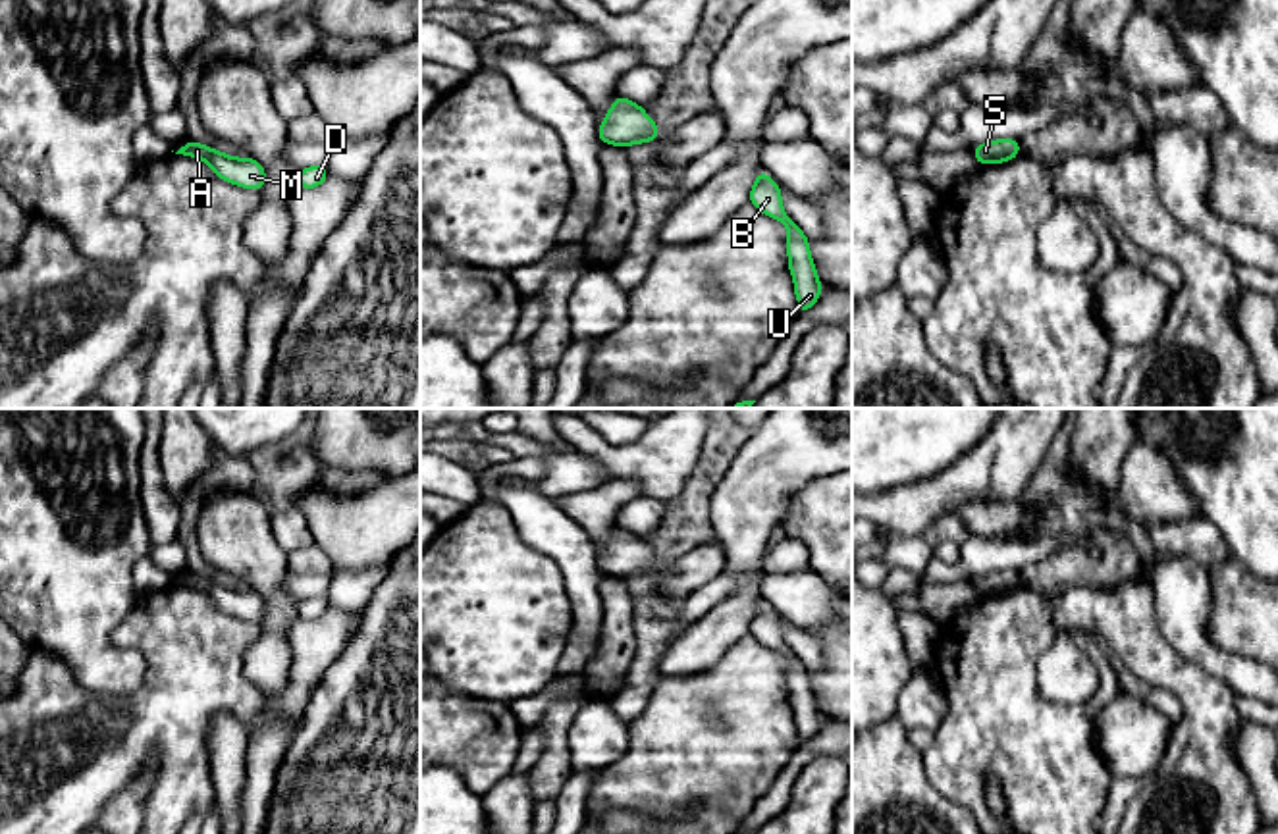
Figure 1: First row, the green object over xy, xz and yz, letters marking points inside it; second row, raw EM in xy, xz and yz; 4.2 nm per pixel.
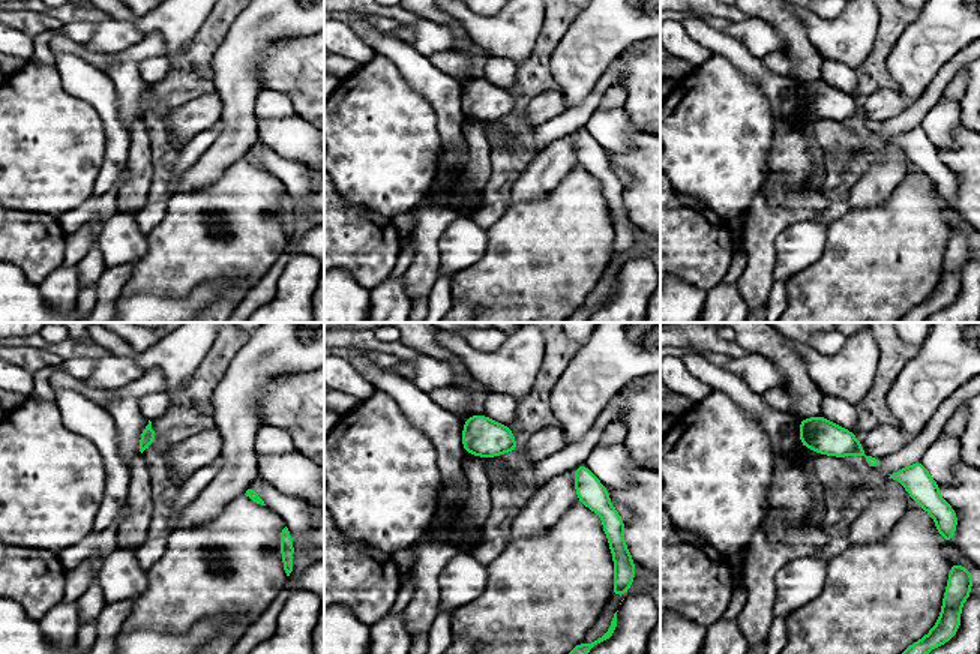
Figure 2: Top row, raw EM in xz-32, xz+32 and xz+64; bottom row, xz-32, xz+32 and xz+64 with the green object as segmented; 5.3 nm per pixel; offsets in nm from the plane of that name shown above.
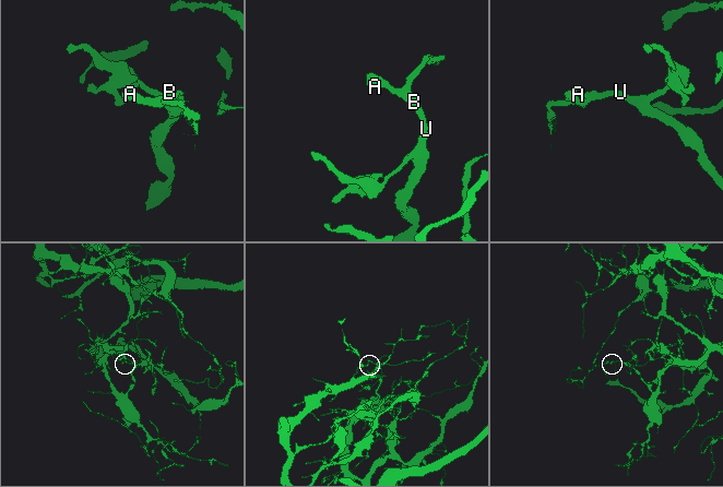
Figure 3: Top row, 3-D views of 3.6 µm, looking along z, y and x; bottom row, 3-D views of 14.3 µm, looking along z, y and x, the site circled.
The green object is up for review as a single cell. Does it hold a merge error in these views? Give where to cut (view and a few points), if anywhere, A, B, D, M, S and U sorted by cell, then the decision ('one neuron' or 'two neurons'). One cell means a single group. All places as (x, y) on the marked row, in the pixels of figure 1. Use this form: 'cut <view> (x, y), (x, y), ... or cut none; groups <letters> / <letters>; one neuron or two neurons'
cut none; groups A B D M S U; one neuron

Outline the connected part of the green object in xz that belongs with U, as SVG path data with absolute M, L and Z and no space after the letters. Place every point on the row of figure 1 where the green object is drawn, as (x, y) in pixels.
M765 169L756 175L750 189L748 202L761 214L781 222L786 233L788 270L794 279L794 293L800 314L804 316L821 297L821 281L815 274L813 260L810 256L810 241L804 231L786 216L781 204L783 189L769 177Z

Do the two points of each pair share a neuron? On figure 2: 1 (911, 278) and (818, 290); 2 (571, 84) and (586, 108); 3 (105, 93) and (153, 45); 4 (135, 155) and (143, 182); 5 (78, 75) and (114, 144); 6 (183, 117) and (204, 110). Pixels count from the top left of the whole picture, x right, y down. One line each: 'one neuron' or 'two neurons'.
1: one neuron
2: two neurons
3: two neurons
4: one neuron
5: one neuron
6: one neuron

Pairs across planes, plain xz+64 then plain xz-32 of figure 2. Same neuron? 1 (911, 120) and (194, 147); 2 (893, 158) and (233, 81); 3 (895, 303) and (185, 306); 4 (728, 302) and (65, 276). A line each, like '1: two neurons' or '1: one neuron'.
1: one neuron
2: one neuron
3: two neurons
4: one neuron

